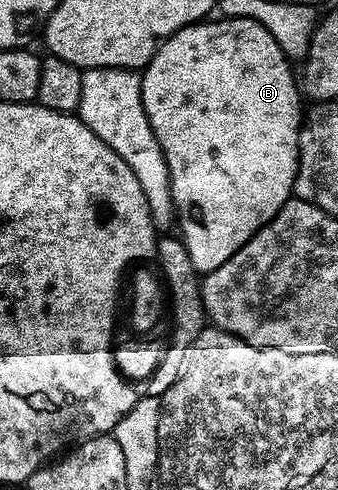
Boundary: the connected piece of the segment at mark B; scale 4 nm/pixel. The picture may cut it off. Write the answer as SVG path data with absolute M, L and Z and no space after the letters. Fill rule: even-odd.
M218 17L218 22L214 20L202 20L192 22L190 26L185 26L179 32L175 32L171 37L166 38L153 54L148 66L144 67L141 74L141 95L143 96L143 108L147 112L147 120L151 124L151 132L155 132L155 140L159 140L159 148L163 152L163 156L167 160L167 168L169 169L169 179L171 180L171 192L173 193L173 209L175 211L175 222L181 231L179 237L187 248L187 256L191 256L191 264L195 264L198 275L204 276L215 272L215 268L219 268L223 264L227 264L227 260L231 260L231 256L235 256L235 252L239 252L239 248L243 248L243 244L247 244L247 240L251 240L251 236L255 236L263 227L268 226L275 215L283 208L283 204L289 201L294 193L293 185L297 179L297 165L299 164L299 136L301 135L301 124L303 121L303 106L301 110L301 102L303 103L303 95L299 89L298 79L295 77L295 70L292 70L291 59L285 55L283 48L279 48L279 44L275 44L275 36L271 36L271 32L267 32L267 28L263 28L263 24L259 24L250 18L226 18Z

